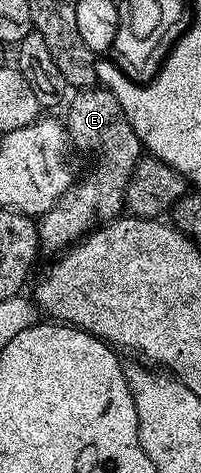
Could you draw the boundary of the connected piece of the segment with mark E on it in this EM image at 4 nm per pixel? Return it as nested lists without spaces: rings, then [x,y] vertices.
[[[81,88],[76,91],[73,99],[70,97],[69,111],[63,115],[65,128],[69,132],[69,141],[74,147],[81,150],[101,150],[101,159],[97,162],[97,167],[86,176],[85,179],[74,181],[67,192],[46,214],[40,215],[36,219],[37,240],[42,251],[57,250],[64,252],[70,246],[81,241],[86,234],[90,233],[98,226],[104,226],[107,222],[112,222],[123,210],[125,187],[129,185],[129,179],[137,165],[143,157],[143,147],[141,141],[131,128],[127,116],[121,111],[119,100],[104,88]]]

